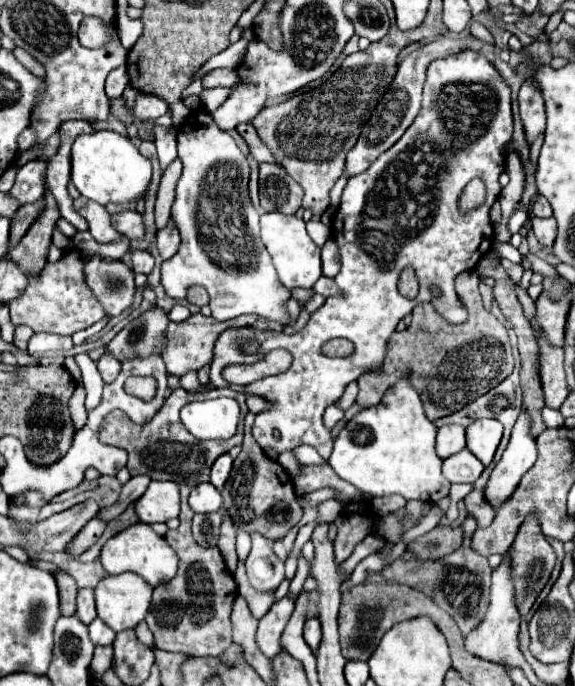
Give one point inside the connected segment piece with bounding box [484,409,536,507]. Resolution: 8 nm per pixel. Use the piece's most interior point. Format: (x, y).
(520, 455)

